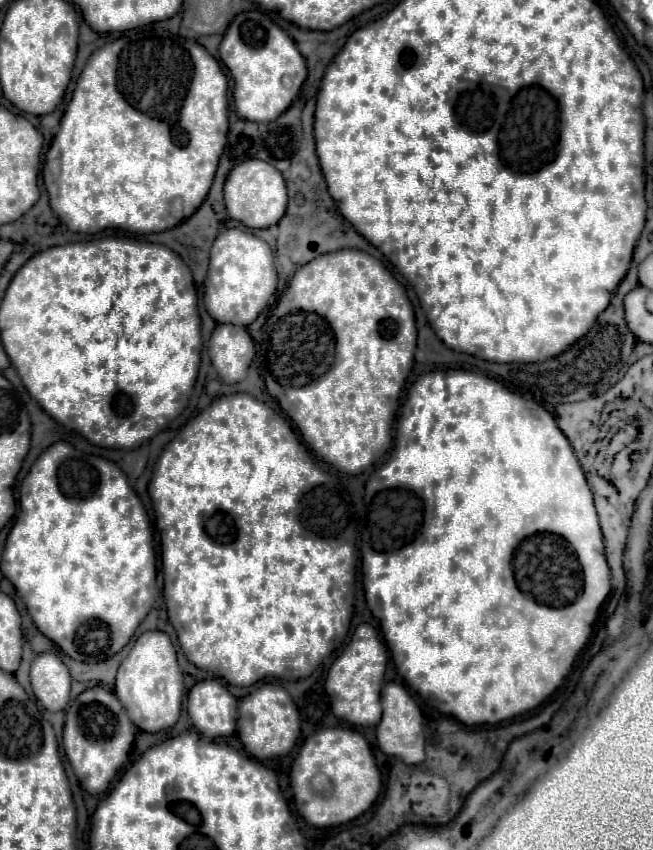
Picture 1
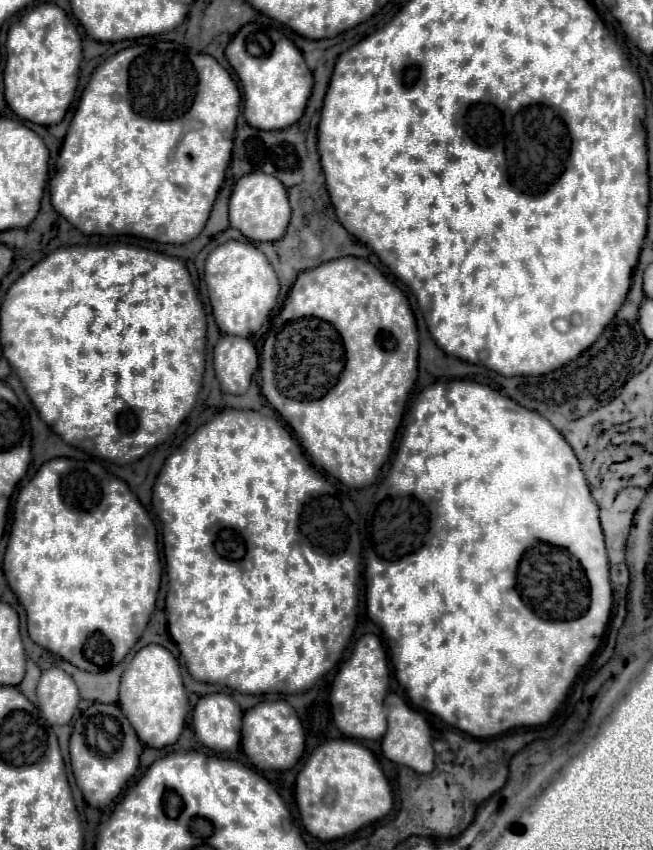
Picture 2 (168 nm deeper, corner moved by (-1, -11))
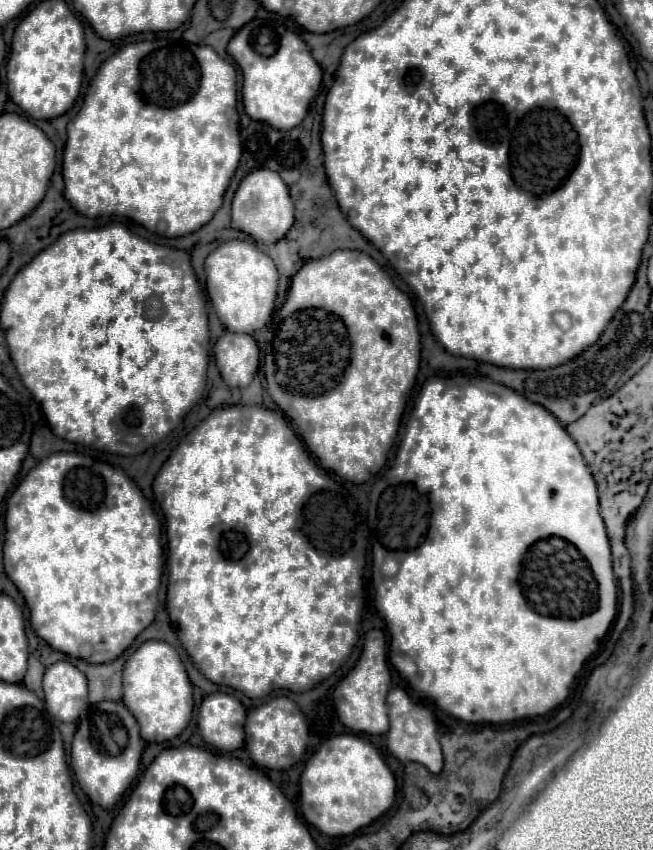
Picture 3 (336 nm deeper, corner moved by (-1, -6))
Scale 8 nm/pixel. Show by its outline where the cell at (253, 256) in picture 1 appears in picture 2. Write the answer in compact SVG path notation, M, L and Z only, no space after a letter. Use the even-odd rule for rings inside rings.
M226 241L218 245L206 259L204 281L208 285L216 325L222 333L250 337L264 325L270 311L276 307L280 289L278 277L266 255L252 243Z

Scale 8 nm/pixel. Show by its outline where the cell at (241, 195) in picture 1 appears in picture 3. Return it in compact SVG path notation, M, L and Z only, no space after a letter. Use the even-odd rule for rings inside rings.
M254 170L238 186L232 200L232 228L250 234L256 242L272 244L290 230L294 222L294 204L288 186L274 170Z

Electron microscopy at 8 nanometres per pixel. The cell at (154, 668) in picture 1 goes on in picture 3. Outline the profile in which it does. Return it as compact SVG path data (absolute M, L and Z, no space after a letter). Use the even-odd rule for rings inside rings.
M148 640L144 642L124 664L122 672L124 704L132 710L140 724L140 736L146 742L166 742L176 738L190 722L194 710L192 682L184 670L184 664L168 642Z

